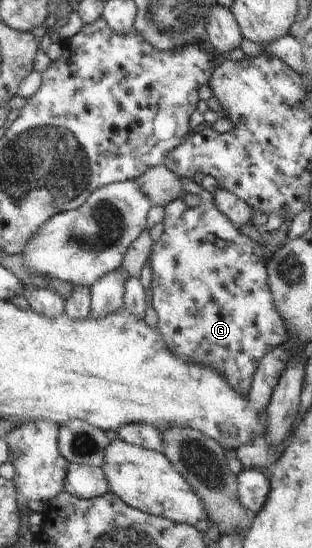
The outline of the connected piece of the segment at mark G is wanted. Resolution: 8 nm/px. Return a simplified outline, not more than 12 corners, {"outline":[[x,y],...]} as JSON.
{"outline":[[213,192],[164,207],[151,304],[245,398],[286,343],[257,242]]}

